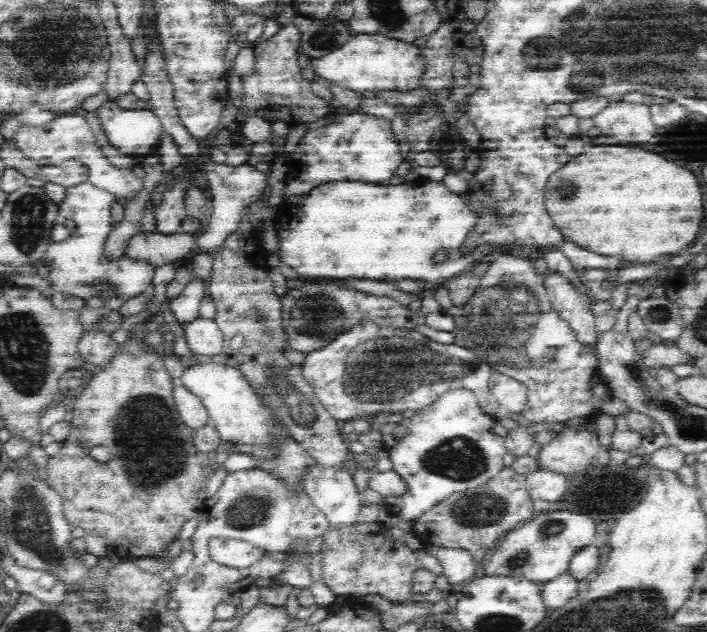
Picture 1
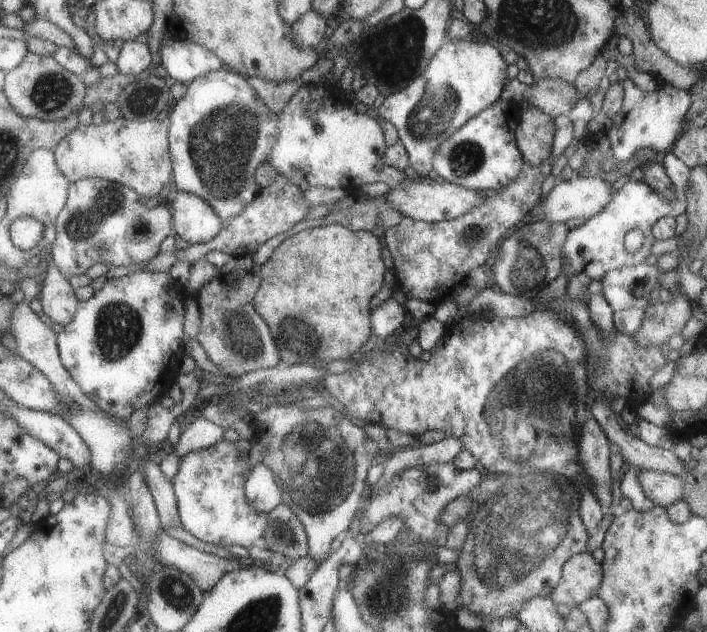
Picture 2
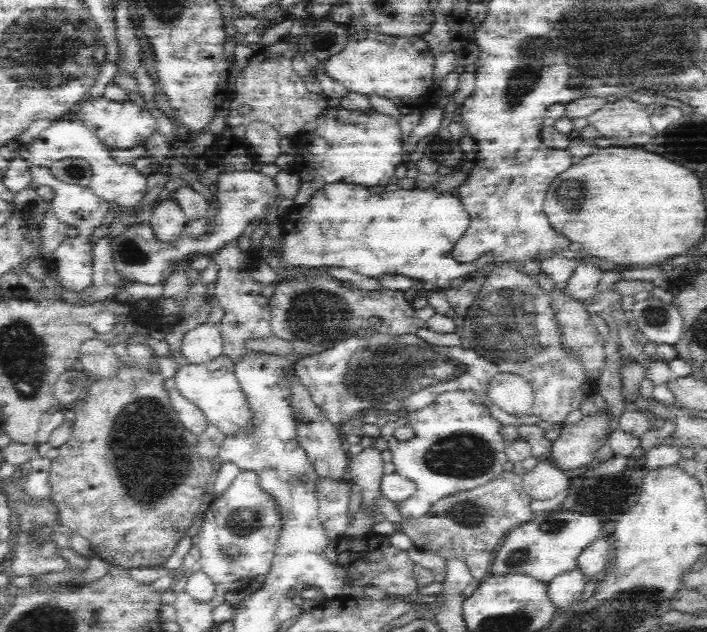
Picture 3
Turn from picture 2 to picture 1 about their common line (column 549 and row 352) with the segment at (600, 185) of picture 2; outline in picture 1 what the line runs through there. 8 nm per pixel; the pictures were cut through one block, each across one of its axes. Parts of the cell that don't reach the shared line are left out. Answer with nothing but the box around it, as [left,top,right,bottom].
[184,318,224,360]

